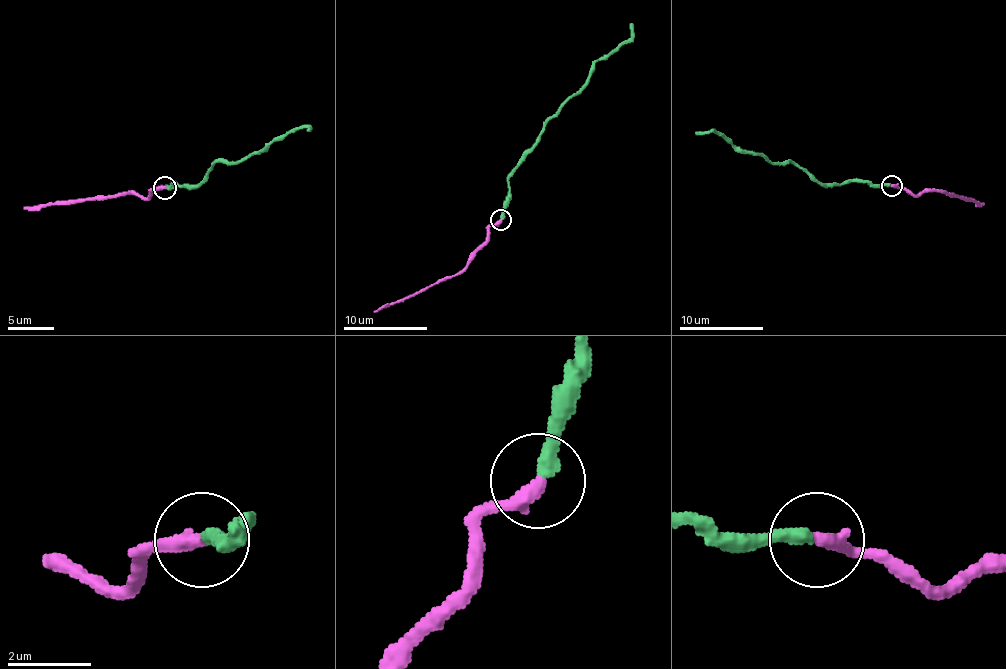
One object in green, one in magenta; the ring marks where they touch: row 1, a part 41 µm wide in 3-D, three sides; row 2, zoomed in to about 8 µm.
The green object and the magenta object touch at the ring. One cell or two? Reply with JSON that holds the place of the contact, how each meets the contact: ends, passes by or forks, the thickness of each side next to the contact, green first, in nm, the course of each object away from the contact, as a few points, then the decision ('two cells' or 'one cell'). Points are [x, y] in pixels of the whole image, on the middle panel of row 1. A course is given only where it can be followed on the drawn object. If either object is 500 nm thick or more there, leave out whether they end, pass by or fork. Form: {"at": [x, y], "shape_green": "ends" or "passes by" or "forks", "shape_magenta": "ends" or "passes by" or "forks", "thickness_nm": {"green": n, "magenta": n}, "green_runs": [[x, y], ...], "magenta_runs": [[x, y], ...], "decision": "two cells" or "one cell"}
{"at": [500, 220], "shape_green": "ends", "shape_magenta": "ends", "thickness_nm": {"green": 340, "magenta": 400}, "green_runs": [[500, 219], [508, 194], [508, 173], [548, 121], [579, 90], [590, 69], [631, 36], [629, 23]], "magenta_runs": [[500, 219], [489, 228], [485, 244], [460, 271], [373, 311]], "decision": "one cell"}

